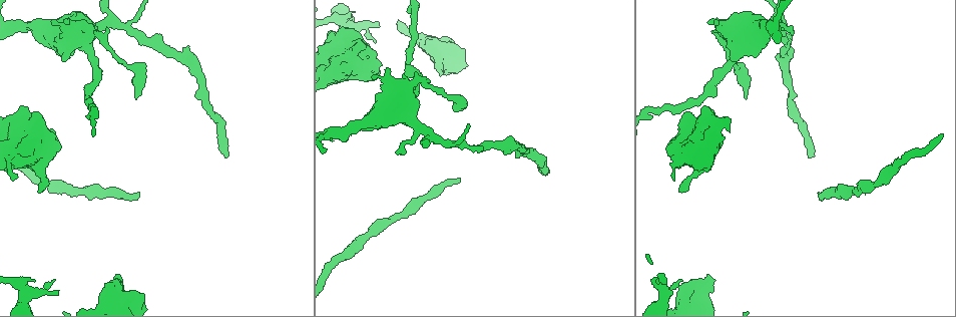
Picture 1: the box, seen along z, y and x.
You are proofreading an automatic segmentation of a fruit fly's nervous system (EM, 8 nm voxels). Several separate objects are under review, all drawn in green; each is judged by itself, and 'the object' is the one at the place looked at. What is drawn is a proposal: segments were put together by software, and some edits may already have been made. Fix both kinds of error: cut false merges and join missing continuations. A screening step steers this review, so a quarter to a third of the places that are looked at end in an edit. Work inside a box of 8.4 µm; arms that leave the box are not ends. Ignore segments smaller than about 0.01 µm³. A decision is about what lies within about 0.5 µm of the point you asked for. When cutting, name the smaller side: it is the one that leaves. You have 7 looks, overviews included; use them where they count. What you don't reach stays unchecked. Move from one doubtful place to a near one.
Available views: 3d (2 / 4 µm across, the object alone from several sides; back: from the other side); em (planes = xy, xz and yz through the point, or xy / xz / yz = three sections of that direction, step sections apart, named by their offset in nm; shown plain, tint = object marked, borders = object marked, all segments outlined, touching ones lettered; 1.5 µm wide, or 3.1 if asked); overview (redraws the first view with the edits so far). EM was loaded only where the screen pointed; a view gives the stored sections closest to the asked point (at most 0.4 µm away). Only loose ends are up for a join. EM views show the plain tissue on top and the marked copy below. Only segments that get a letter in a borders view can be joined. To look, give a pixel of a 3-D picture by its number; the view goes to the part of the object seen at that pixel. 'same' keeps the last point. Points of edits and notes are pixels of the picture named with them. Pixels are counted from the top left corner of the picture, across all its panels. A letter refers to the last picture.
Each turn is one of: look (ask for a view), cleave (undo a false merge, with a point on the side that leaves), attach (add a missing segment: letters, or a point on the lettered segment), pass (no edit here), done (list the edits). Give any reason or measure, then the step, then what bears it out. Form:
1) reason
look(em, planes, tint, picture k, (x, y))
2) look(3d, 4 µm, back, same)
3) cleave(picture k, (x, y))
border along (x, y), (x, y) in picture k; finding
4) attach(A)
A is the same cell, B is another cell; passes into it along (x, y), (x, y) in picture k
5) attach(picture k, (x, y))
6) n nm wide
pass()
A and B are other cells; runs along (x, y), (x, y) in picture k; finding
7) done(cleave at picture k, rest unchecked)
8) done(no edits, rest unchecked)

tapers out
look(3d, 4 µm, picture 1, (12, 180))

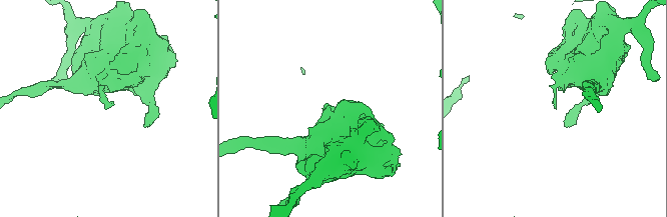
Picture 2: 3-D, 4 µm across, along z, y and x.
need the tissue
look(em, xy, step 4, tint, picture 2, (331, 110))

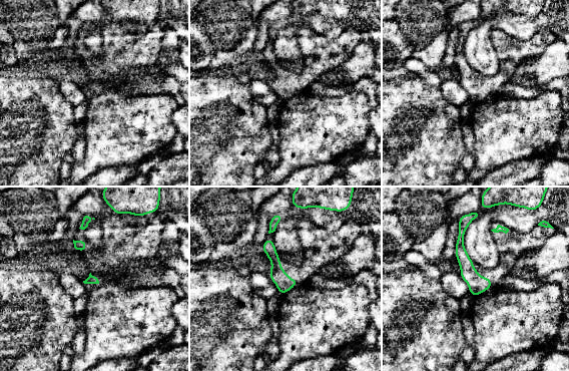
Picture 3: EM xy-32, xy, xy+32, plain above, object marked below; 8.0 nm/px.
look(em, planes, borders, same)

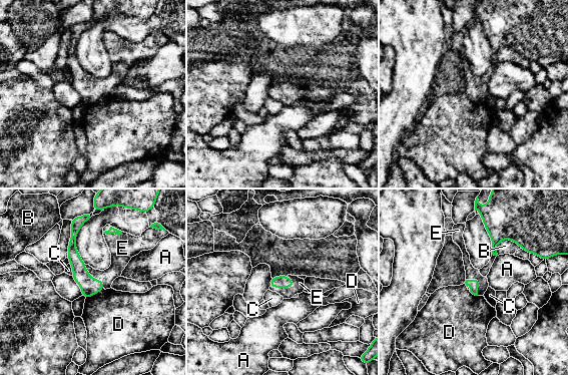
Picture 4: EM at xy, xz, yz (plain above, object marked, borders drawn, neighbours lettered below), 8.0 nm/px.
80 nm wide; E touches over 220 nm
attach(E)
E is the same cell, A, B, C and D are other cells; the cell continues

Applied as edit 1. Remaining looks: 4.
look(overview)

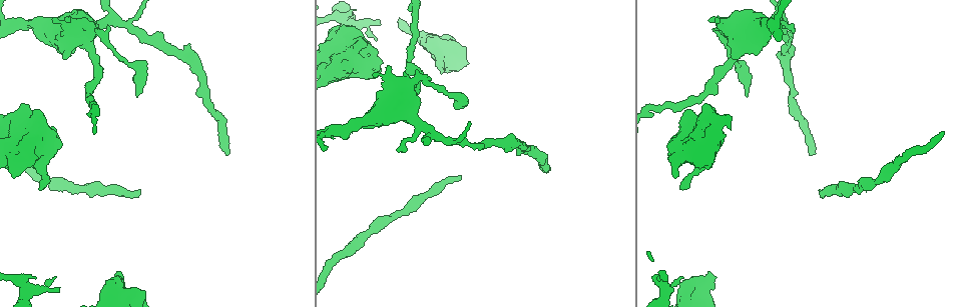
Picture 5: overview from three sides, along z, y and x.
look(em, xz, step 4, tint, picture 5, (818, 190))

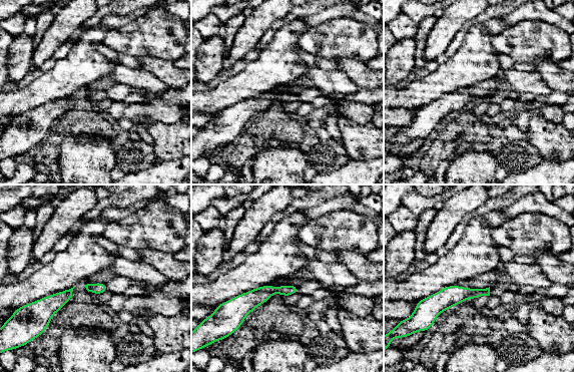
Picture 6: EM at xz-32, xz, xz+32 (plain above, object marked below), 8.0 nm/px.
cut it another way
look(em, planes, borders, same)

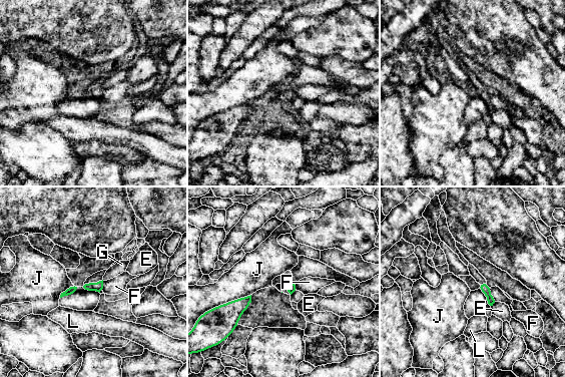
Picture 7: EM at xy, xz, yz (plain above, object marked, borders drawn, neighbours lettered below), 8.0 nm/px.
pass()
E, F, G, J and L are other cells; border along (103, 281), (101, 289) in picture 7; none of them fits

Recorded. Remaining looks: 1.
done(attach at picture 4, rest unchecked)

